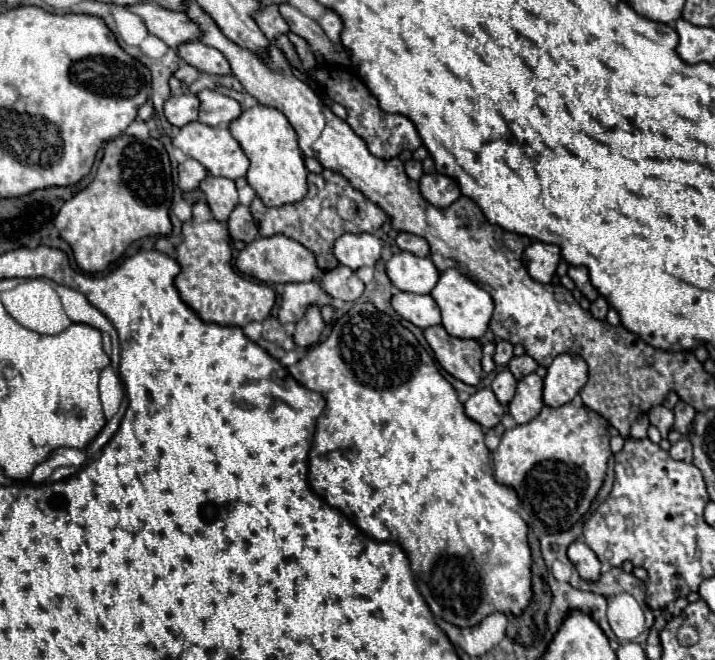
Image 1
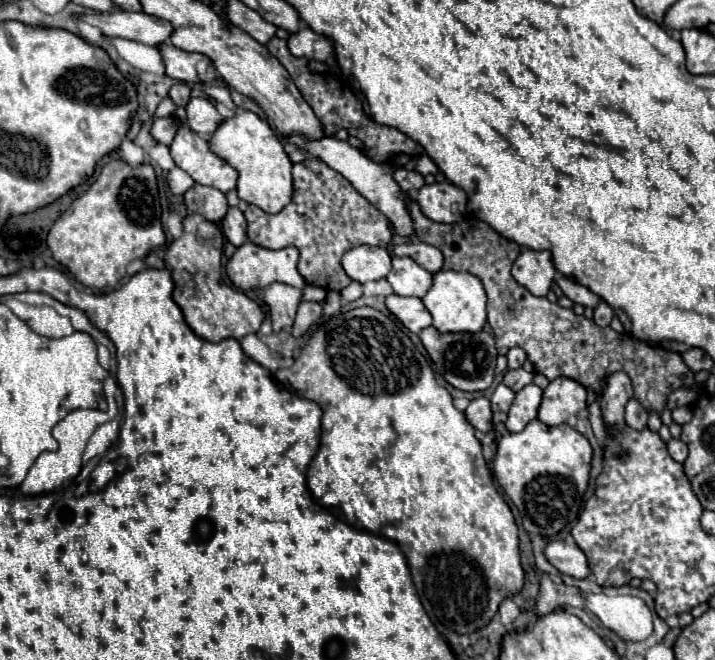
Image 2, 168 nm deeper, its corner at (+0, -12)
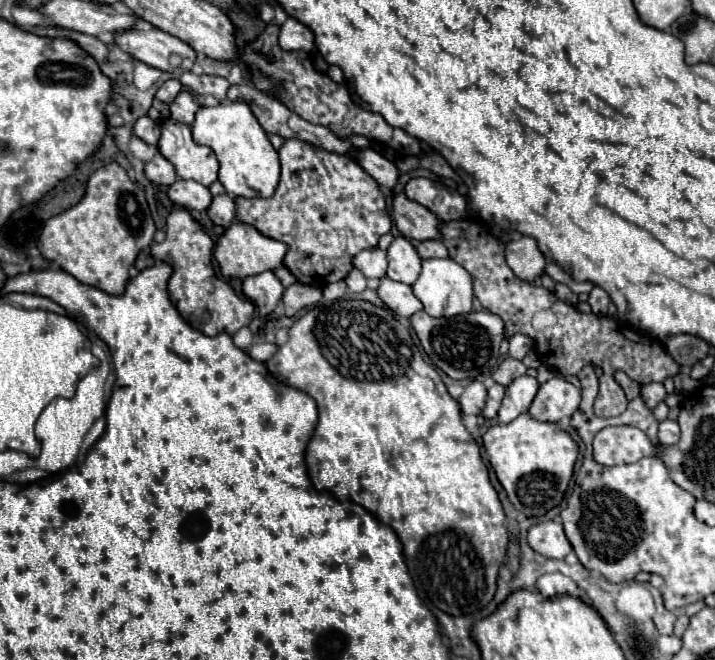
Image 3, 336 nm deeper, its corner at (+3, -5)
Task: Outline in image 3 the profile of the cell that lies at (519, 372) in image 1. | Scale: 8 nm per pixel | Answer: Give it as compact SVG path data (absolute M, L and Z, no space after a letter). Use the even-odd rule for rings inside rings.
M505 357L505 361L499 365L499 369L493 373L493 379L501 385L509 385L513 379L521 377L527 373L527 367L523 365L523 361L513 359L513 357Z

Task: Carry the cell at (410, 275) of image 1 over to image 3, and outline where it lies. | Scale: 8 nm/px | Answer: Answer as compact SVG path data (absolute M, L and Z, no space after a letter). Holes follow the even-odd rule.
M405 237L393 239L393 243L387 249L389 255L389 269L387 277L393 281L401 281L407 285L413 285L421 273L421 259L415 251L415 247Z

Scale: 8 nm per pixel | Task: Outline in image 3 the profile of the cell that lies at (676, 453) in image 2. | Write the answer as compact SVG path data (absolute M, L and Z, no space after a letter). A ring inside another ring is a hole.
M665 419L663 423L659 423L659 441L661 445L675 445L679 441L679 425L677 421L669 421Z

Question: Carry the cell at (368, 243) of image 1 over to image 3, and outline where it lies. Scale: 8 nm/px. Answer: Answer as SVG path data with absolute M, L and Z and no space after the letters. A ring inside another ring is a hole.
M379 247L359 251L353 257L353 265L365 277L377 277L377 279L381 279L381 277L385 277L385 271L387 271L387 251L379 249Z

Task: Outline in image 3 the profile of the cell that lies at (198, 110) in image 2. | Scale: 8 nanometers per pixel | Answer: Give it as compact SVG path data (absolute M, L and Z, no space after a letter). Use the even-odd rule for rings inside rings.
M181 91L177 95L177 99L171 103L171 117L175 121L193 125L193 117L195 117L197 109L201 109L197 97L193 93L189 93L189 91Z

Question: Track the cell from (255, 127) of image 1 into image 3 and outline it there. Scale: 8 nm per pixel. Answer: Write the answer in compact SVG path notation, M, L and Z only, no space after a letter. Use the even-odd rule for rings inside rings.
M219 103L217 107L201 107L195 115L195 123L191 125L193 139L199 145L207 145L215 151L219 159L219 181L237 197L273 197L279 177L279 153L271 145L265 129L261 129L259 121L253 117L249 105L241 103Z

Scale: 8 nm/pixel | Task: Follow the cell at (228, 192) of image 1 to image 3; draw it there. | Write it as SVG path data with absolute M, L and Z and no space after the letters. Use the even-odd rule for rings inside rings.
M177 179L171 187L169 187L169 199L185 209L191 211L207 211L213 195L209 191L209 187L197 183L197 181L185 181L185 179Z

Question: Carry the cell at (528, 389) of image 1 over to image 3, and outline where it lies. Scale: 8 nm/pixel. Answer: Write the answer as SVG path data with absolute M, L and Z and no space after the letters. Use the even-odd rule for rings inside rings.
M529 375L517 377L505 391L505 399L497 415L499 423L509 423L521 413L527 413L537 391L539 391L539 381L535 377L529 377Z

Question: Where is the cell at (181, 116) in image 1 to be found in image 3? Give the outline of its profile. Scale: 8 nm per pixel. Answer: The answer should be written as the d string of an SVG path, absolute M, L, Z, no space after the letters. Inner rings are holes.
M145 115L145 117L139 117L139 119L135 121L133 133L135 133L139 139L143 139L145 143L155 145L155 143L159 141L159 137L161 137L161 125L159 125L159 121L153 121L151 117Z

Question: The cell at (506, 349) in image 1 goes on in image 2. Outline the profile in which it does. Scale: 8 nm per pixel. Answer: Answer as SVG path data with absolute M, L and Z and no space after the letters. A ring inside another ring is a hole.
M512 348L506 356L508 356L508 368L520 368L526 360L526 352L522 348Z

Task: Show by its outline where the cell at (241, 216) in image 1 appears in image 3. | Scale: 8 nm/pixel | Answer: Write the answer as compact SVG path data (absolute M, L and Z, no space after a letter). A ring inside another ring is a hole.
M217 195L213 197L213 203L209 207L209 217L215 225L221 225L221 227L229 227L235 217L237 217L237 207L235 207L235 201L229 197L229 195Z

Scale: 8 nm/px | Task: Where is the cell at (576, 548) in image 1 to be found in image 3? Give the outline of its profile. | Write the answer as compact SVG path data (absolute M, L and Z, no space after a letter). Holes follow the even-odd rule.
M547 521L547 523L533 525L529 529L527 541L533 551L545 557L551 557L551 559L565 559L573 551L573 547L569 545L563 533L563 525L559 521Z

